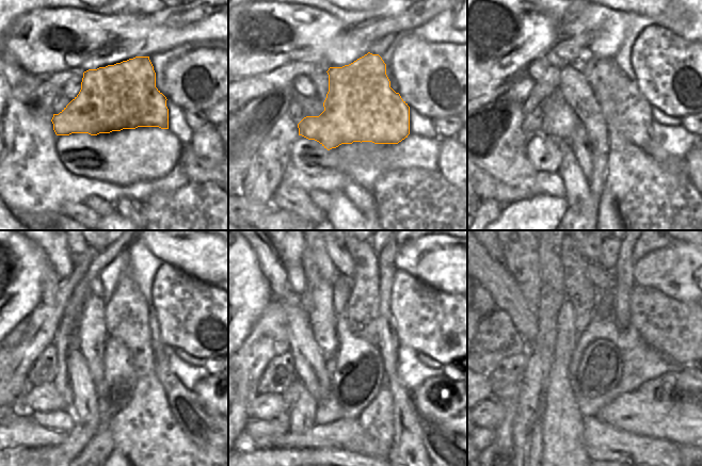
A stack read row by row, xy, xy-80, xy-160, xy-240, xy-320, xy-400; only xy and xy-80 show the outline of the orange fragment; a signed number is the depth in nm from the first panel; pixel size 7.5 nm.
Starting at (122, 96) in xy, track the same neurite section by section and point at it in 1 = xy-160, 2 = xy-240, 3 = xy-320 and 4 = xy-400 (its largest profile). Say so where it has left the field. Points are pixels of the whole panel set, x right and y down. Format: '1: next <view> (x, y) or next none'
1: next xy-160 (628, 112)
2: next xy-240 (206, 428)
3: next xy-320 (445, 447)
4: next xy-400 (684, 447)

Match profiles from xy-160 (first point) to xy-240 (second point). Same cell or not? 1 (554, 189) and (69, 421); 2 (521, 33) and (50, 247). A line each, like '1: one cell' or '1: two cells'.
1: one cell
2: two cells

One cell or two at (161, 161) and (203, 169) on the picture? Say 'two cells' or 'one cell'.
two cells

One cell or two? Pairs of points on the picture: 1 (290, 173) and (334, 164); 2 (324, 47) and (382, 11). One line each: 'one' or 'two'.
1: two
2: two

